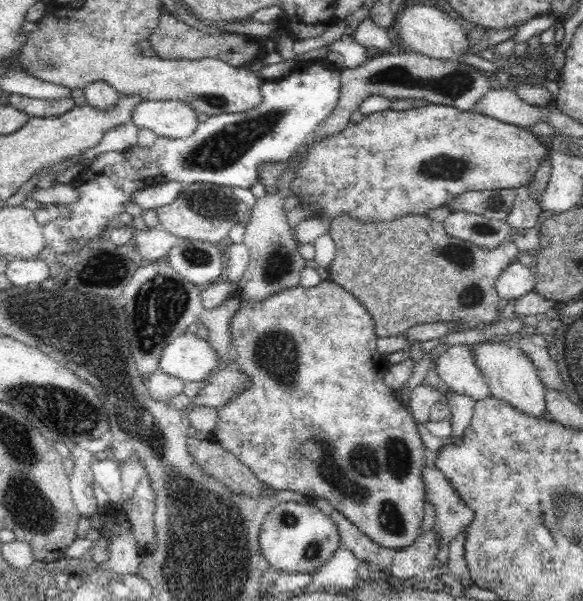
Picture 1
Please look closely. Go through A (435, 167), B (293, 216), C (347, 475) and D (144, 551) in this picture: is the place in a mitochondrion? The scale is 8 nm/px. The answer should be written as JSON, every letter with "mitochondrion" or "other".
{"A":"mitochondrion","B":"other","C":"mitochondrion","D":"other"}

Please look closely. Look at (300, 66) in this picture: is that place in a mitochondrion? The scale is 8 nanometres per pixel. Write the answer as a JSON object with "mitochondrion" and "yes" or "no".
{"mitochondrion":"no"}

